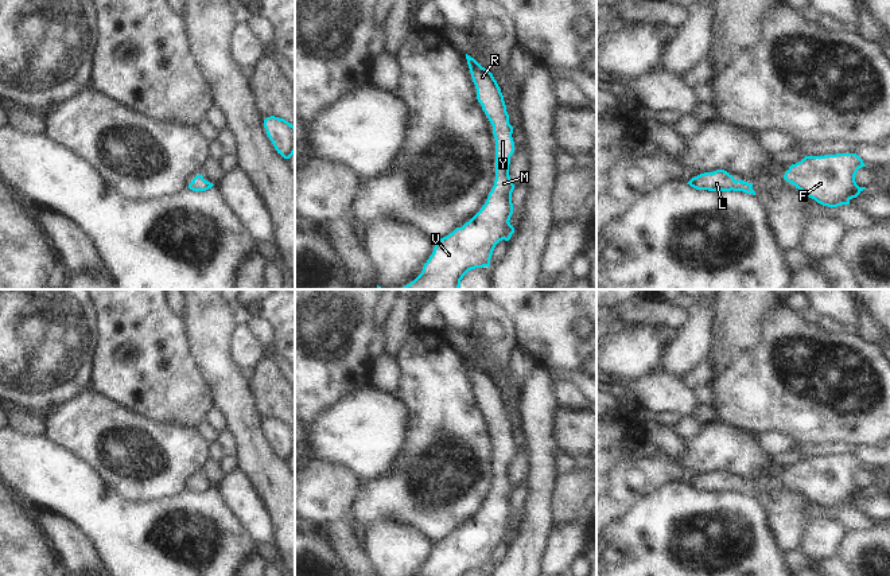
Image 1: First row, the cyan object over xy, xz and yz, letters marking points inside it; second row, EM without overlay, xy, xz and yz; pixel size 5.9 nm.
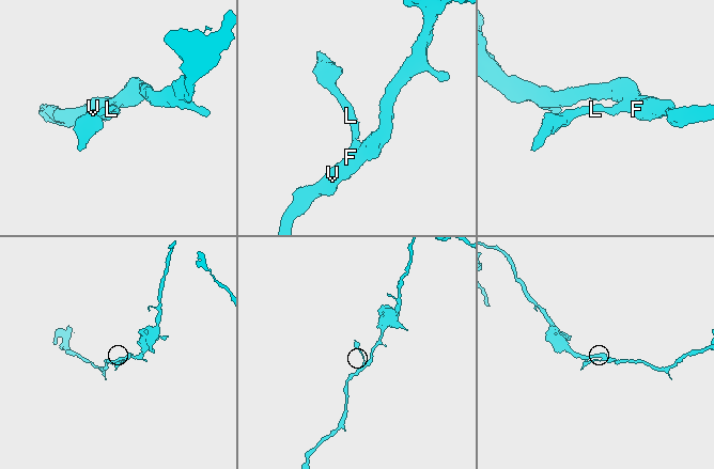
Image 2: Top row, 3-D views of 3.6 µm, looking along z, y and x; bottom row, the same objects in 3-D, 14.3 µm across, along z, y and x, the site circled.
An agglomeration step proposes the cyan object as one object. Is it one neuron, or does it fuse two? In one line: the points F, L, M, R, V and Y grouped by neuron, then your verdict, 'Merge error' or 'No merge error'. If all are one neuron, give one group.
Groups: F L M R V Y. No merge error

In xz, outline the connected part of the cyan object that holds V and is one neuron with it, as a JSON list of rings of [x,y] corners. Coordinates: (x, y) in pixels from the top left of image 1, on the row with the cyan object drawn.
[[[467,54],[466,59],[477,89],[477,100],[493,125],[495,139],[494,186],[489,192],[486,203],[469,222],[436,241],[434,252],[424,264],[421,273],[401,289],[459,289],[463,276],[471,269],[490,266],[495,245],[502,240],[509,241],[514,233],[514,227],[509,222],[513,214],[512,192],[514,190],[514,184],[509,176],[510,156],[514,152],[513,127],[509,124],[504,96],[493,74]]]

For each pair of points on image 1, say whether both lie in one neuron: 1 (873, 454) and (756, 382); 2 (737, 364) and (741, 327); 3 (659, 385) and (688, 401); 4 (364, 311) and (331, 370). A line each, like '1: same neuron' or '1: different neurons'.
1: different neurons
2: different neurons
3: same neuron
4: same neuron

